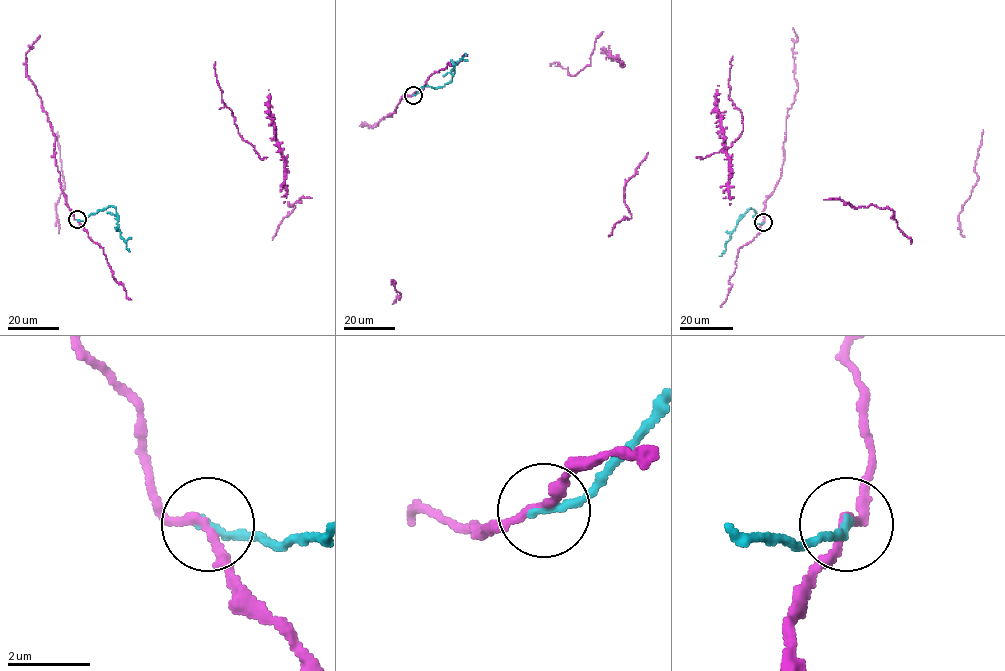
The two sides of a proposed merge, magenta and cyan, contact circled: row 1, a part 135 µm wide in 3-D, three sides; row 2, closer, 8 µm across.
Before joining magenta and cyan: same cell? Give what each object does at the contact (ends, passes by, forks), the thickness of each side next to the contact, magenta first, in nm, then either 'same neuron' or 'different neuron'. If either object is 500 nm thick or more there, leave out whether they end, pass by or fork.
magenta passes by; cyan ends; calibres 180 and 220 nm; different neuron

